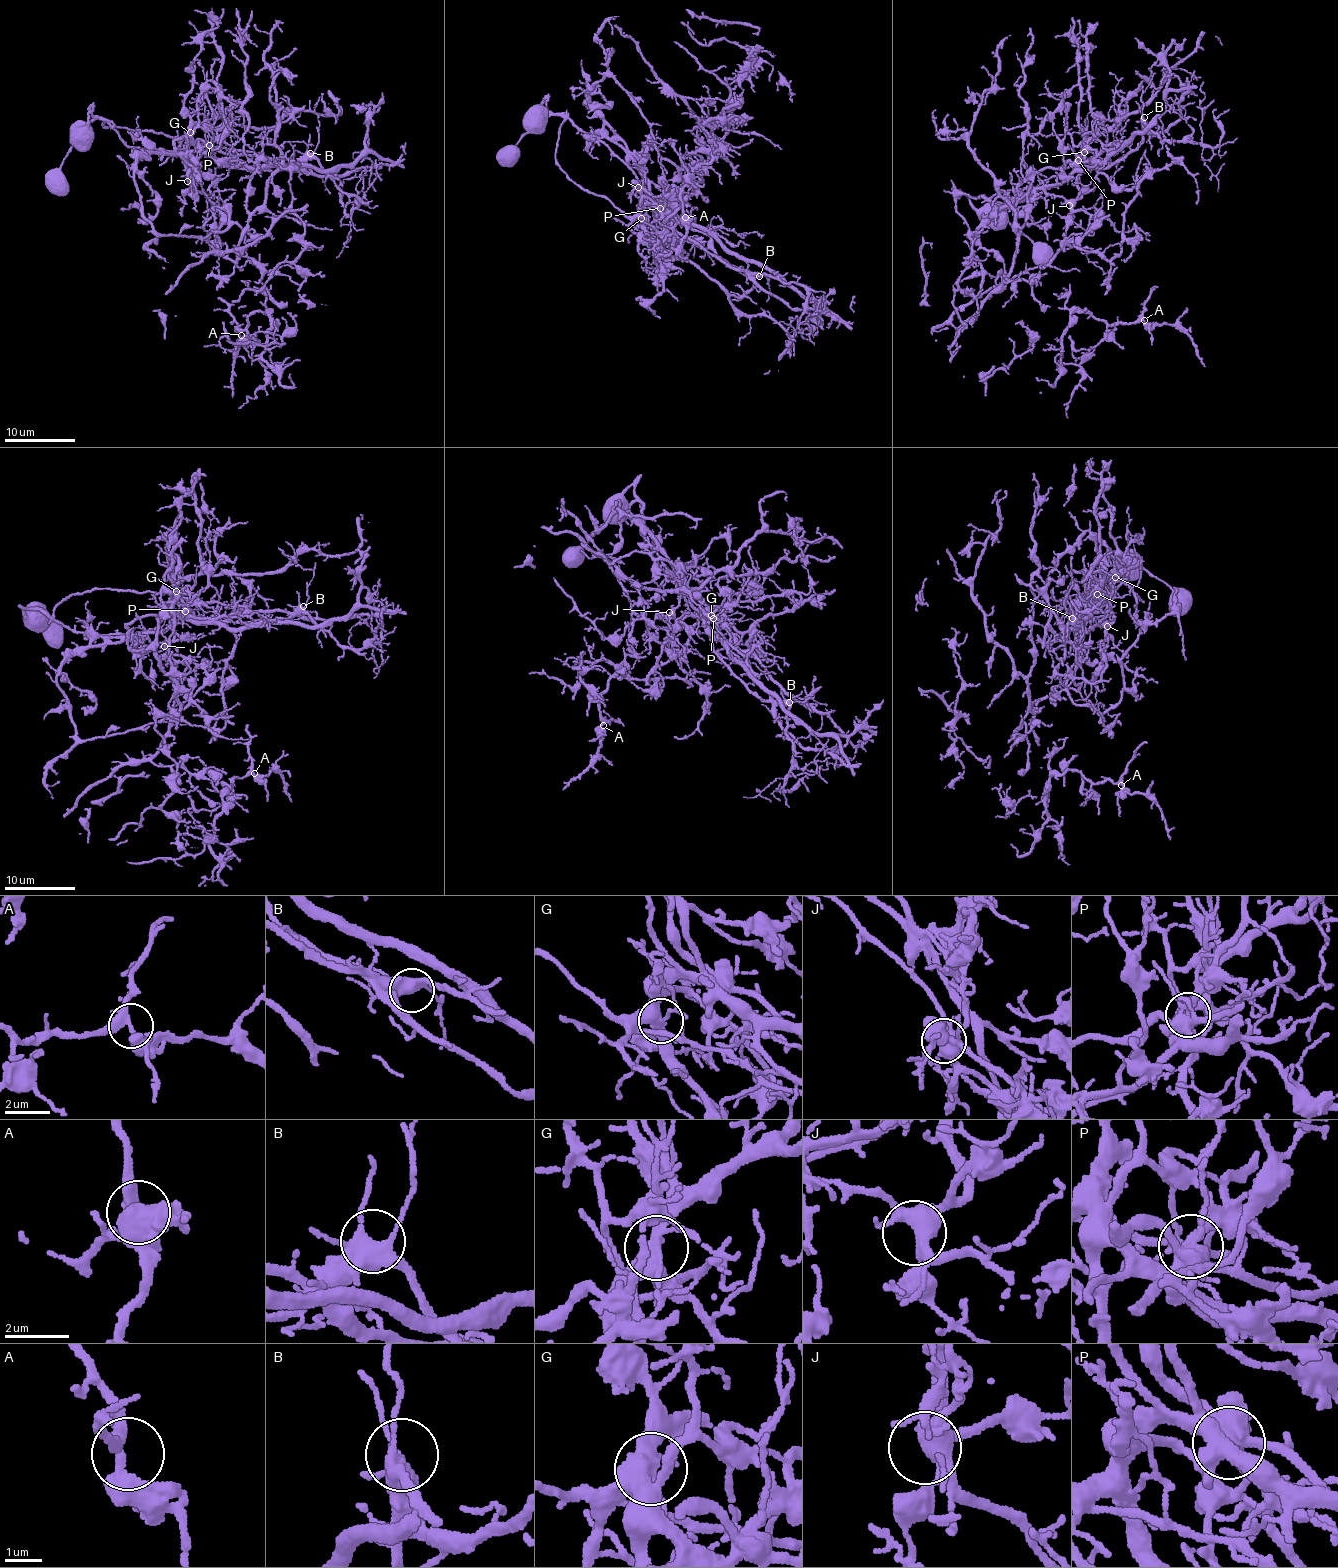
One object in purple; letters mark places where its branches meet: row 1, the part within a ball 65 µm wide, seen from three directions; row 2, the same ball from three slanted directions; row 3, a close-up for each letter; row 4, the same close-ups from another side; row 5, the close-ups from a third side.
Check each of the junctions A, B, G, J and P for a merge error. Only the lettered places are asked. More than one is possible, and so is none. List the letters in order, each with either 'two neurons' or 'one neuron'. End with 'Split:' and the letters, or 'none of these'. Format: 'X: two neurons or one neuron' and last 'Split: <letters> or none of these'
A: one neuron
B: one neuron
G: two neurons
J: one neuron
P: two neurons
Split: G, P

